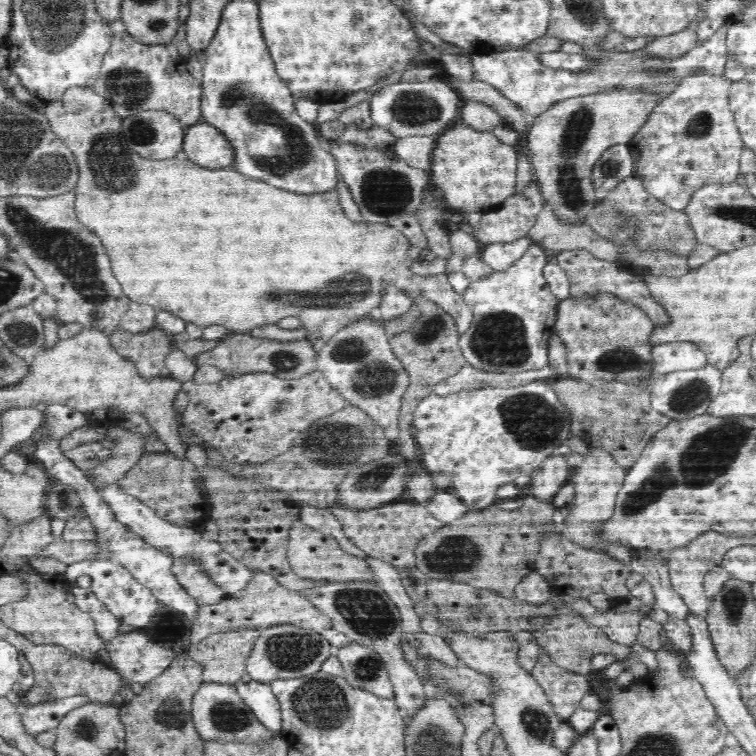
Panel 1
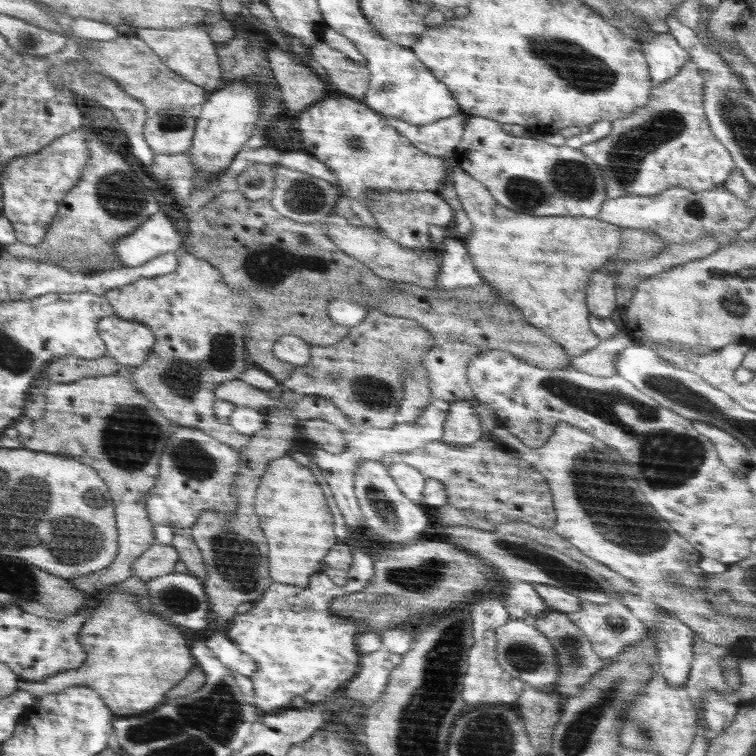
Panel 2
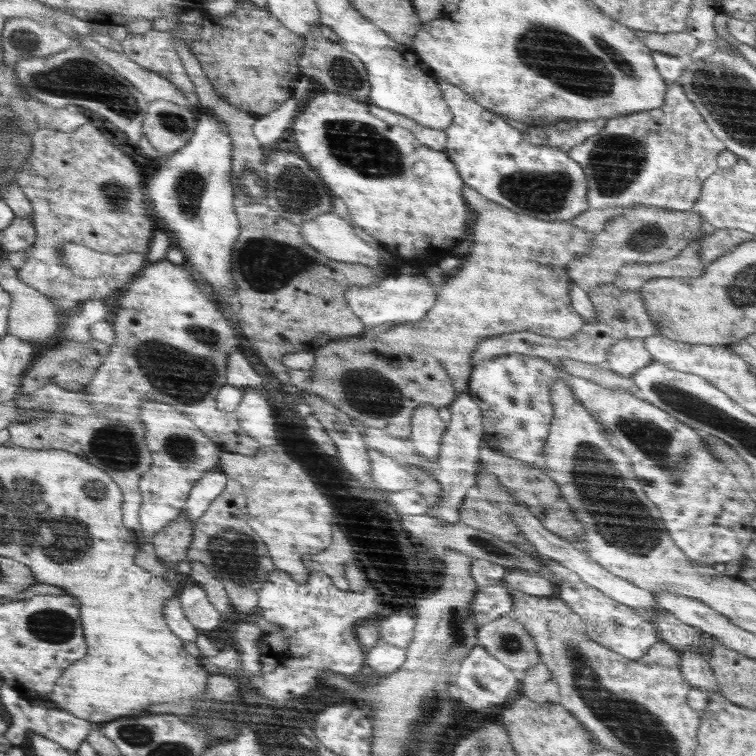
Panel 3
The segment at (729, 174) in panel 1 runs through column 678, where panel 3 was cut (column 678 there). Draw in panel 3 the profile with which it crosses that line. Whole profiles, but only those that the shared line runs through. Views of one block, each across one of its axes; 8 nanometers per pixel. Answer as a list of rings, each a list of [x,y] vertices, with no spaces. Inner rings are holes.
[[[680,84],[667,87],[664,97],[664,104],[661,107],[649,110],[634,112],[632,114],[620,115],[607,119],[602,130],[585,140],[582,144],[572,147],[567,153],[584,169],[588,181],[587,201],[590,209],[603,209],[608,207],[632,207],[636,204],[648,204],[659,206],[660,208],[669,208],[676,211],[690,211],[695,205],[696,199],[699,199],[704,181],[717,171],[717,156],[725,150],[723,140],[720,140],[707,125],[702,115],[696,110],[692,101],[685,95],[684,89]]]

